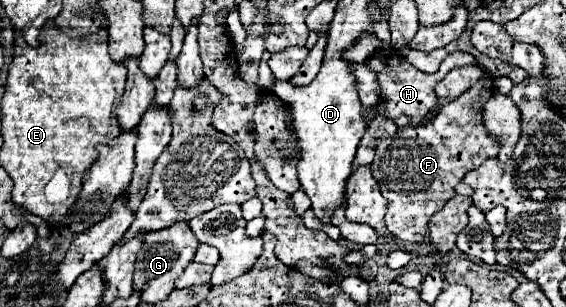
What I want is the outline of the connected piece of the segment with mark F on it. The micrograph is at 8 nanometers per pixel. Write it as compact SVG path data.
M484 74L460 98L442 106L434 120L416 128L398 128L392 138L384 138L376 146L376 156L370 168L388 200L384 220L394 236L408 242L422 242L432 214L454 196L454 188L464 174L498 156L498 138L488 134L482 118L482 106L492 96L492 76Z

